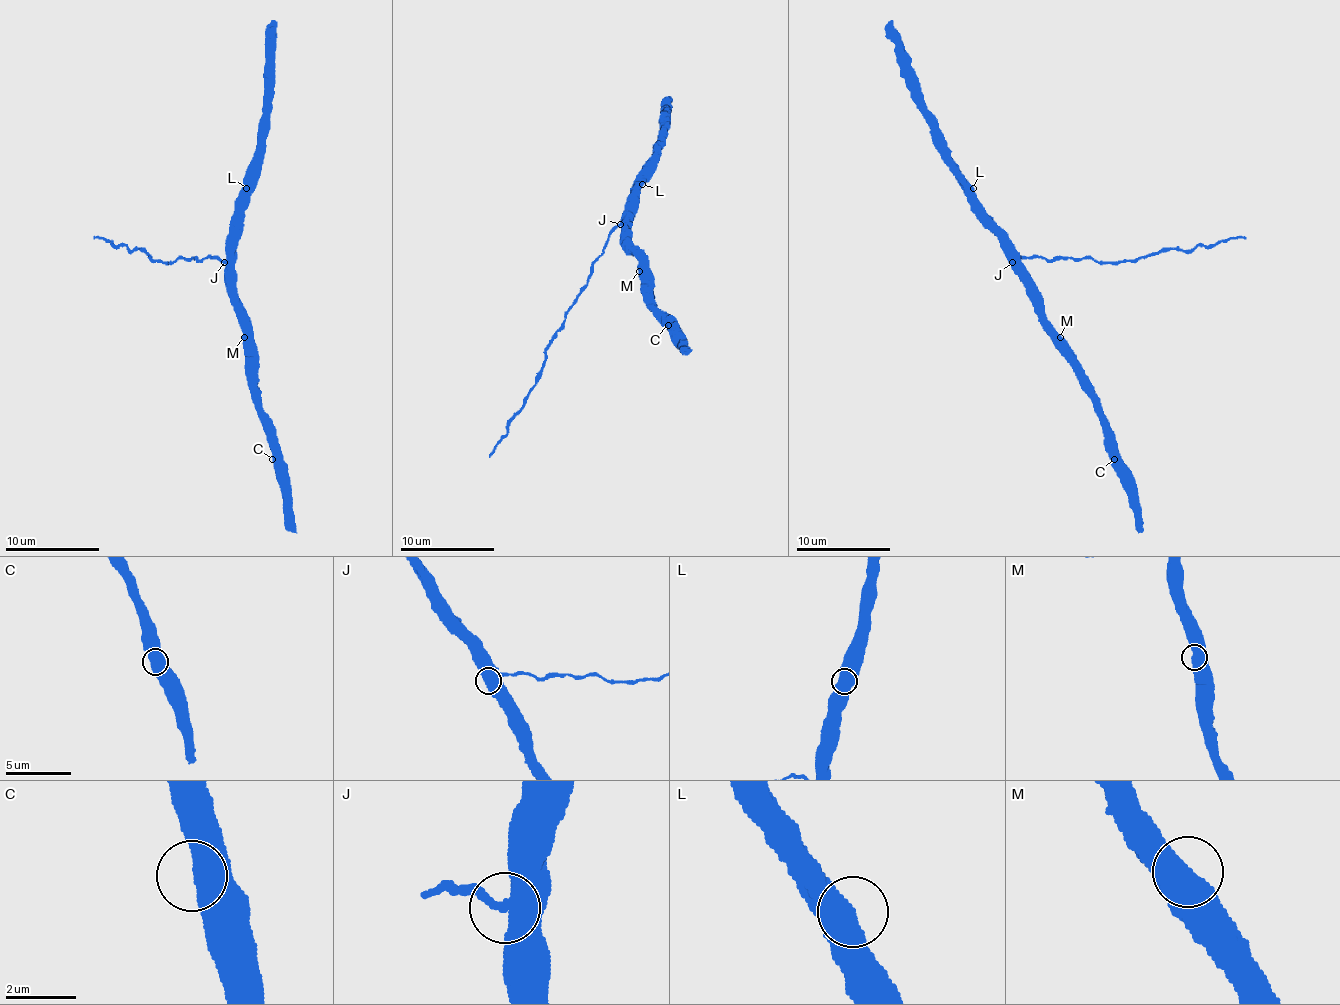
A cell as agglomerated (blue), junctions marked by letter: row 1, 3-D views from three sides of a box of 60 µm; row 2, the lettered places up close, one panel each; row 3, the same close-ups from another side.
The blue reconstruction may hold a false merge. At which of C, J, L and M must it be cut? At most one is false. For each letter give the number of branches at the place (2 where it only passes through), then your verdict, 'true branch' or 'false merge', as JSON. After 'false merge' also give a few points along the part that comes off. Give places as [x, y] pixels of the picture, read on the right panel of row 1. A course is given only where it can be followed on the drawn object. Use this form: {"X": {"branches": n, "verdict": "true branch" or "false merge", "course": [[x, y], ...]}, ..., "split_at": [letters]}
{"C": {"branches": 2, "verdict": "true branch"}, "J": {"branches": 2, "verdict": "false merge", "course": [[1013, 261], [1024, 256], [1135, 261], [1140, 256], [1170, 249], [1194, 249], [1246, 238]]}, "L": {"branches": 2, "verdict": "true branch"}, "M": {"branches": 1, "verdict": "true branch"}, "split_at": ["J"]}

